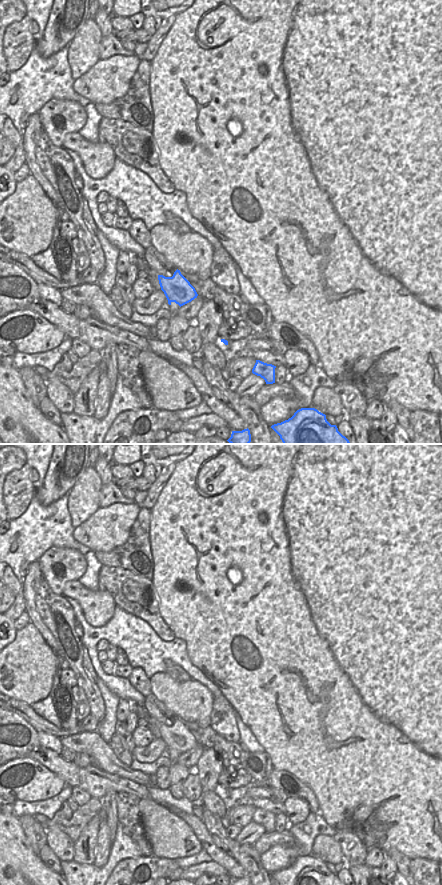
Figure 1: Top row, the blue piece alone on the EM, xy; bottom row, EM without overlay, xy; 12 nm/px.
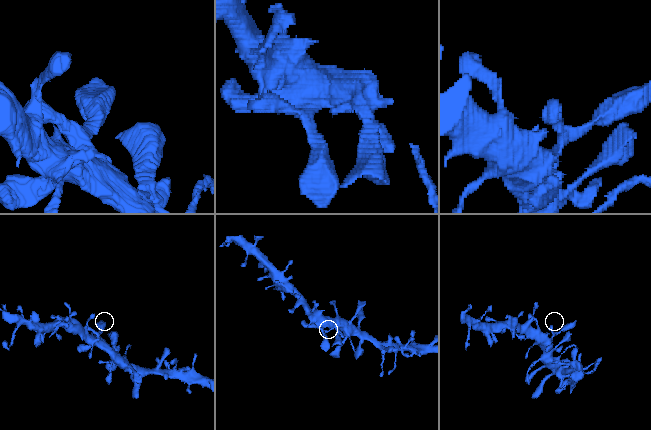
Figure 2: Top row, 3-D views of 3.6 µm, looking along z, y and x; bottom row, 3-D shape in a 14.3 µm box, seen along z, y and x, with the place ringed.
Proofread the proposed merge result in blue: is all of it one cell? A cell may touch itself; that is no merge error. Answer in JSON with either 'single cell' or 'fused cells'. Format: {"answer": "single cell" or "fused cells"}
{"answer": "single cell"}

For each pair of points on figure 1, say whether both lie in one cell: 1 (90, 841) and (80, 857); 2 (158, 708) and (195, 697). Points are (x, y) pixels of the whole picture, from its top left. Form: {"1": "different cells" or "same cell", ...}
{"1": "same cell", "2": "different cells"}

